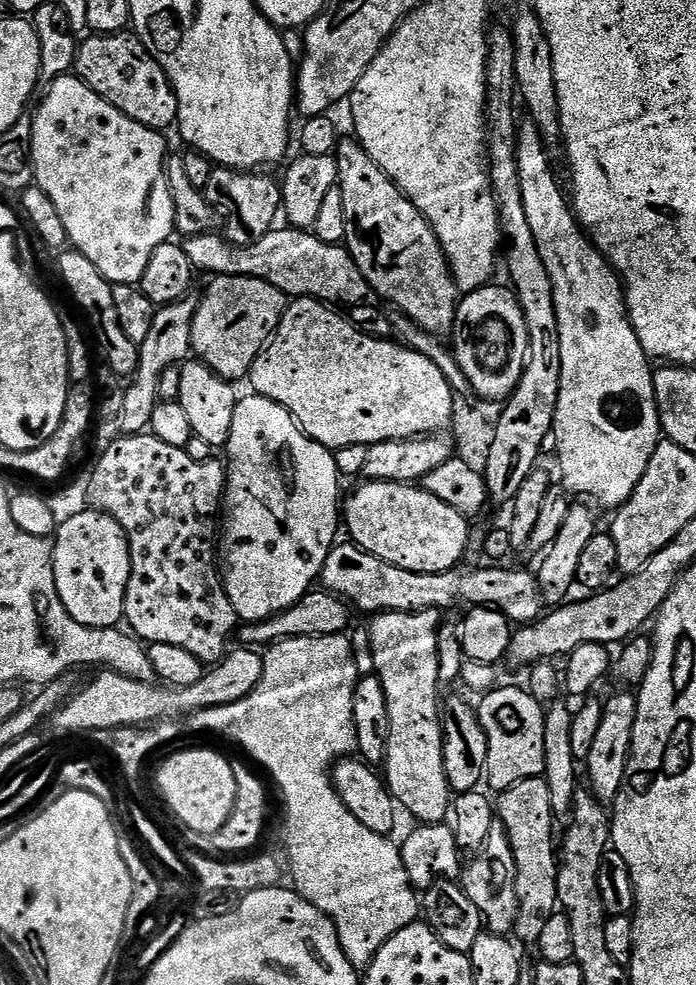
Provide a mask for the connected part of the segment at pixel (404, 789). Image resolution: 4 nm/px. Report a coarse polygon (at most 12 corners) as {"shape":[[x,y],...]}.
{"shape":[[441,613],[371,617],[388,703],[388,789],[420,824],[449,815]]}

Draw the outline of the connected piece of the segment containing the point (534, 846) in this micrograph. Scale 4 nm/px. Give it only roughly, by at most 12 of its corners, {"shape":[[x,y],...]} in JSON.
{"shape":[[548,783],[499,793],[516,863],[521,945],[558,910]]}

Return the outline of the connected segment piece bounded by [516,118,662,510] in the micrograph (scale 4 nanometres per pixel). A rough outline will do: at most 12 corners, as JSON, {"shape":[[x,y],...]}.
{"shape":[[516,133],[550,274],[563,487],[619,510],[662,439],[620,276]]}

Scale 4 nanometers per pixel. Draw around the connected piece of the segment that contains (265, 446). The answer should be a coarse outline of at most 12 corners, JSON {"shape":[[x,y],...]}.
{"shape":[[236,401],[222,575],[257,624],[320,580],[342,528],[335,455]]}

